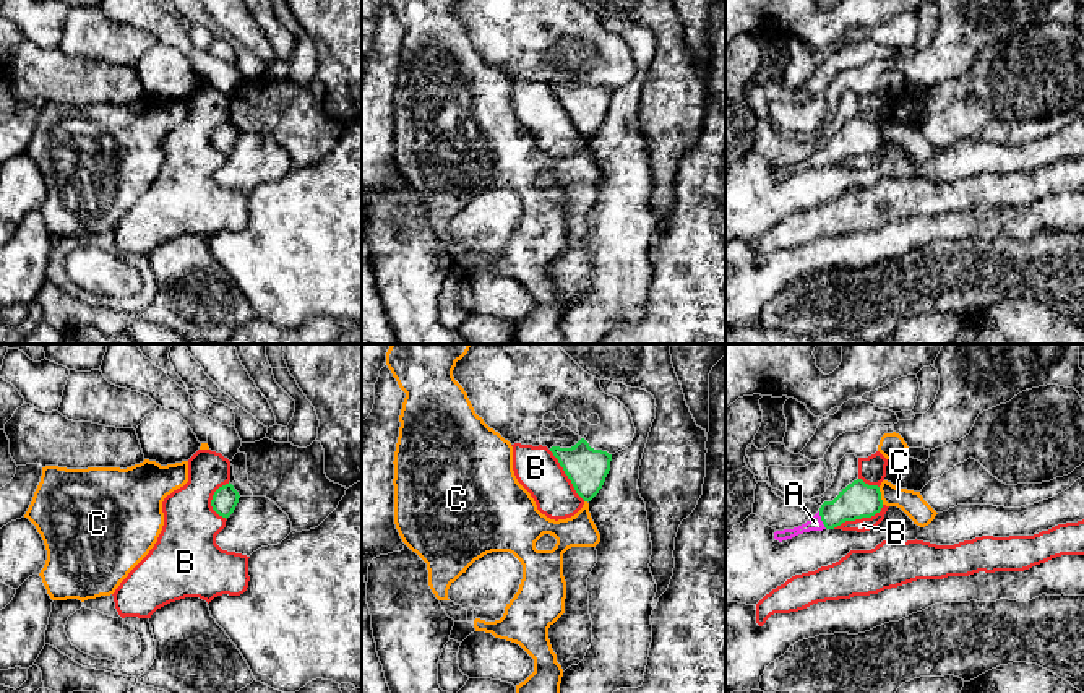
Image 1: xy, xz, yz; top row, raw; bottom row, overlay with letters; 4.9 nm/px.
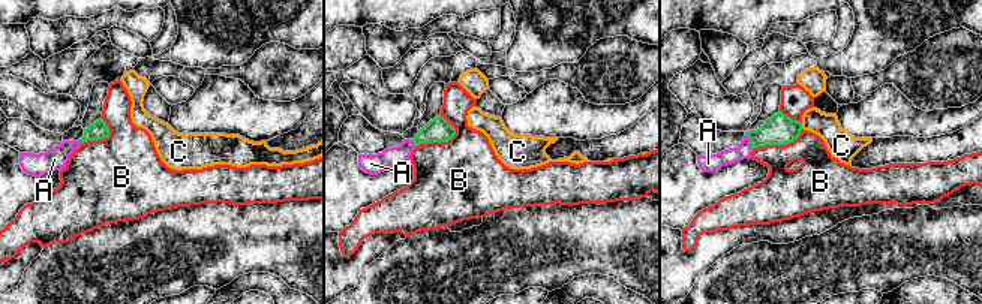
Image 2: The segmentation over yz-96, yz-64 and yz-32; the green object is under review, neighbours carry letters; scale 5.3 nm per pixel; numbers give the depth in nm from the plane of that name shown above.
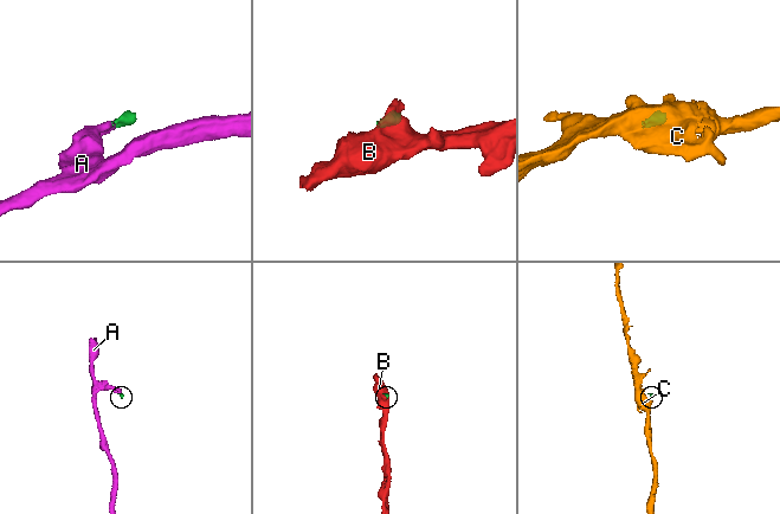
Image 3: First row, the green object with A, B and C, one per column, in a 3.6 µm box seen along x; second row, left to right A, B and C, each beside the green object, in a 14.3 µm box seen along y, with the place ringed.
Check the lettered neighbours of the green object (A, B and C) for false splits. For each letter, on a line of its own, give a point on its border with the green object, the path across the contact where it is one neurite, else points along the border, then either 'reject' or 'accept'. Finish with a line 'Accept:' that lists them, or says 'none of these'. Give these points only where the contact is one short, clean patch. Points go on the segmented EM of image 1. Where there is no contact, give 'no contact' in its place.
A: meets green in yz at (821, 520); runs through yz (857, 500), (821, 520), (815, 523); accept
B: meets green in yz at (859, 518); border along yz (883, 505), (870, 516), (846, 520), (833, 528); reject
C: meets green in yz at (880, 495); border along yz (878, 487), (883, 503); reject
Accept: A

